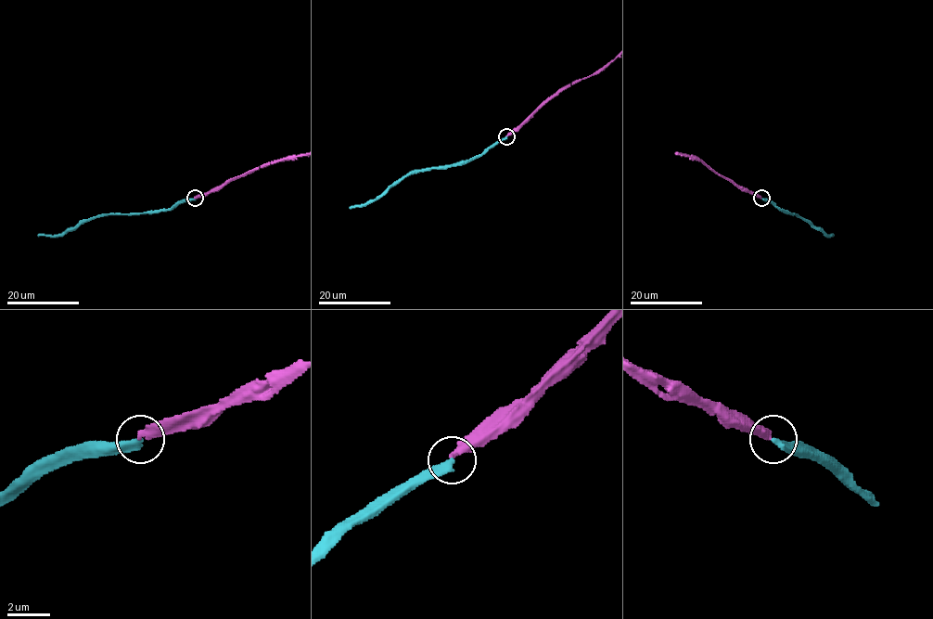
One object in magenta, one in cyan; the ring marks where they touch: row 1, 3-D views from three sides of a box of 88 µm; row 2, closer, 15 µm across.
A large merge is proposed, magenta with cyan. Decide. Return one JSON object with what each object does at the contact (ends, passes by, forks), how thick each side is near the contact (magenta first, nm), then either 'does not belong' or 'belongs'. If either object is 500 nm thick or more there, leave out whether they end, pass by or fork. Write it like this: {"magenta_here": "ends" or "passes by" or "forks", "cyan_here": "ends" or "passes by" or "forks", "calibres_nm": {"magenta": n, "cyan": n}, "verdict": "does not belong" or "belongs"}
{"magenta_here": "ends", "cyan_here": "ends", "calibres_nm": {"magenta": 340, "cyan": 380}, "verdict": "does not belong"}

